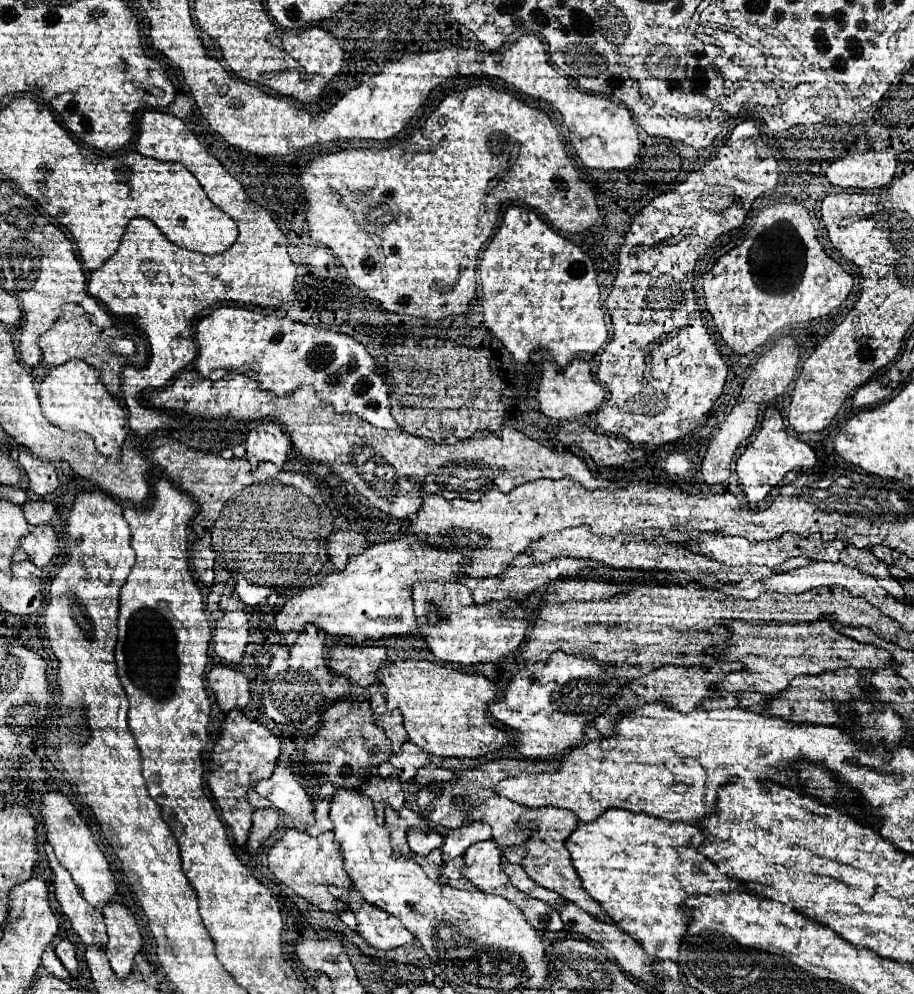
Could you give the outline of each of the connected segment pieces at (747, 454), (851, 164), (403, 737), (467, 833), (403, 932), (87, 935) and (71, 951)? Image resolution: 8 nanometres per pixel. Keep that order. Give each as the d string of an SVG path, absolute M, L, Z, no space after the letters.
M767 407L761 427L755 439L745 447L743 455L737 459L735 471L739 475L739 481L743 485L749 503L759 503L771 491L771 487L781 483L787 471L805 471L805 469L813 469L815 465L817 465L815 451L797 437L787 435L787 431L781 429L781 413L775 407Z
M891 151L849 153L825 169L825 177L837 187L877 189L891 183L897 171L897 157Z
M383 711L383 713L377 713L375 721L385 729L387 737L391 739L391 745L393 745L393 753L399 753L401 751L401 745L407 741L407 733L405 733L405 727L403 727L403 717L399 711Z
M469 823L461 825L457 829L449 829L445 835L445 845L443 845L443 859L455 859L465 853L473 843L491 839L492 830L486 823Z
M333 889L333 893L349 905L357 917L357 933L375 949L397 949L413 943L415 937L397 921L397 917L369 905L357 891Z
M45 843L45 851L47 851L47 857L49 857L49 865L55 873L55 883L53 883L55 885L55 899L63 907L63 913L71 921L75 933L83 939L83 943L87 947L105 949L107 933L105 933L103 915L97 909L93 909L81 897L81 893L79 893L77 885L73 883L71 875L67 873L67 869L61 867L59 861L55 859L53 847L49 843Z
M61 939L61 941L55 945L55 953L57 953L57 957L61 959L61 963L65 965L65 969L67 969L69 973L73 973L71 977L75 977L75 973L77 973L75 945L73 945L69 939Z

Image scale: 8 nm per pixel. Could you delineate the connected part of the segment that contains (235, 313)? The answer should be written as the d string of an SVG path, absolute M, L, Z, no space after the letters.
M295 297L295 303L291 301L289 305L295 305L295 307L273 307L273 309L265 309L265 313L261 313L261 311L249 311L249 309L237 309L237 307L222 306L219 307L219 309L215 309L213 313L209 313L207 317L199 319L197 325L195 325L195 335L197 335L197 343L199 343L199 355L197 355L197 359L195 359L195 369L199 371L199 375L205 377L205 379L211 379L211 381L217 381L217 379L225 377L225 373L231 373L231 371L233 371L233 373L243 373L243 375L255 379L255 381L261 385L261 389L269 389L269 391L273 391L275 395L287 395L287 393L291 393L293 389L297 389L297 387L301 387L301 385L311 385L311 387L315 389L315 393L319 395L319 399L321 399L323 403L333 405L335 411L339 411L339 413L357 413L361 419L371 419L371 423L375 423L377 427L399 429L399 425L397 425L397 421L393 419L391 409L389 409L387 385L385 385L385 381L377 375L375 365L373 365L373 357L369 357L369 353L365 353L365 347L363 347L359 341L353 341L353 337L345 337L345 333L317 335L319 331L323 333L323 331L333 331L333 329L319 329L317 325L303 325L303 321L301 321L301 299L299 299L299 297Z

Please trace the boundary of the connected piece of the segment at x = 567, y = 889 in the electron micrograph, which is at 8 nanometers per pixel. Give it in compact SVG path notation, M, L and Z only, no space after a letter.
M545 807L545 809L529 809L525 813L525 817L521 817L523 825L531 825L533 829L537 829L537 833L525 843L529 855L523 859L523 867L529 873L529 877L539 883L541 887L547 887L555 893L559 893L563 899L579 905L581 909L593 913L593 917L597 917L599 921L609 921L609 917L605 917L605 911L601 909L601 905L597 905L597 901L593 901L593 897L589 897L589 893L585 893L581 879L577 877L577 871L573 869L569 851L565 847L565 841L569 839L569 835L573 833L573 829L577 829L579 821L575 813L569 813L567 809L557 809L557 807Z

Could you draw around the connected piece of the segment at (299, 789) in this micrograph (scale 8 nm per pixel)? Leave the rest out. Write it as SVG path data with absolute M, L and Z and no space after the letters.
M277 765L273 775L269 779L259 781L255 789L261 797L267 797L273 803L273 807L281 813L313 821L311 797L289 767Z

